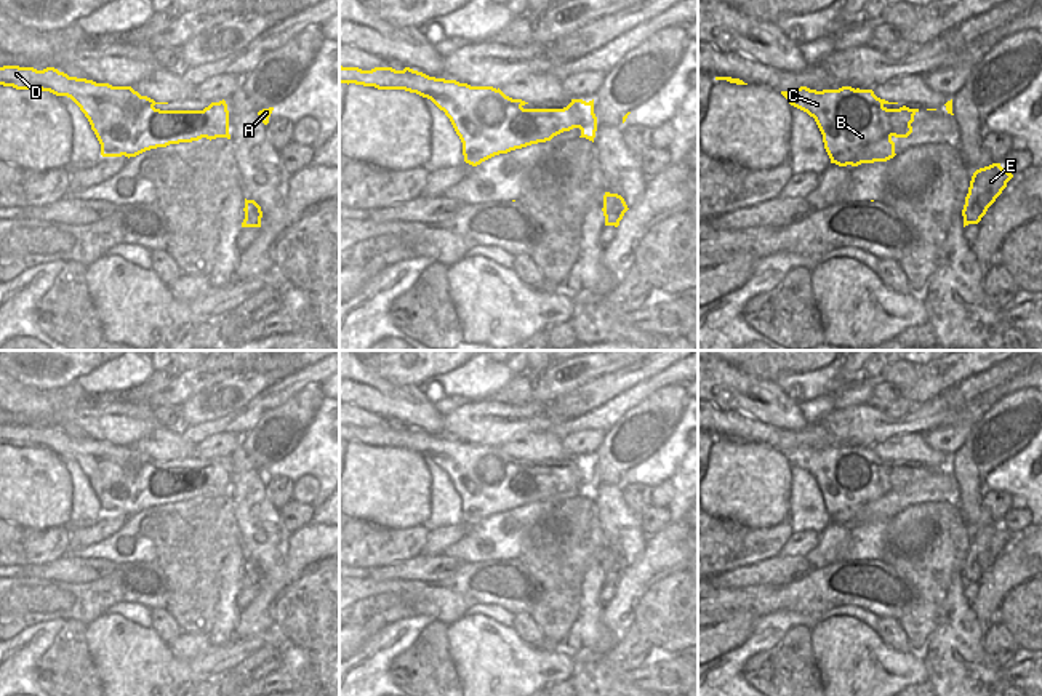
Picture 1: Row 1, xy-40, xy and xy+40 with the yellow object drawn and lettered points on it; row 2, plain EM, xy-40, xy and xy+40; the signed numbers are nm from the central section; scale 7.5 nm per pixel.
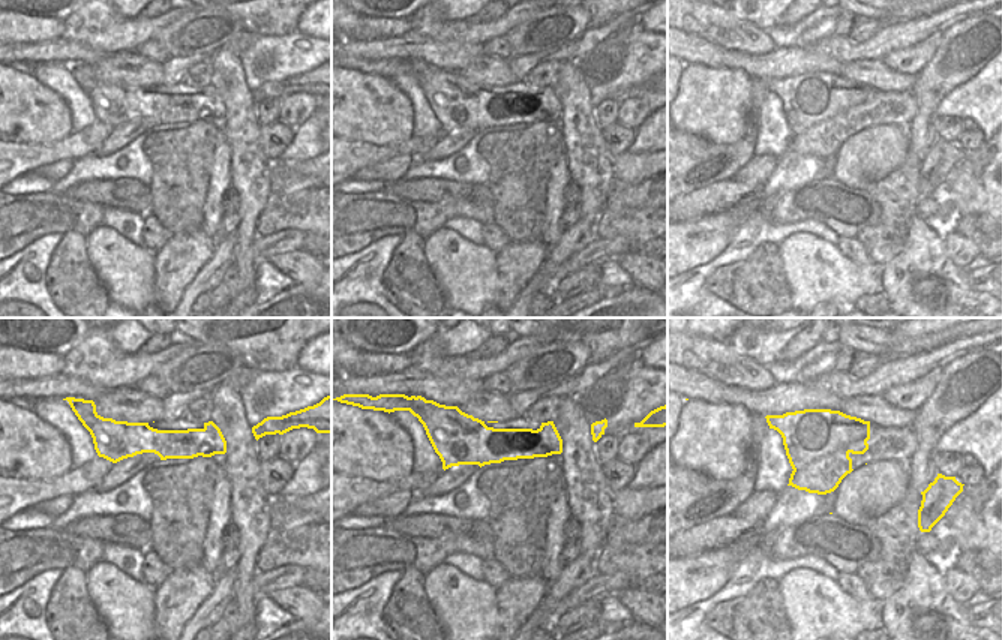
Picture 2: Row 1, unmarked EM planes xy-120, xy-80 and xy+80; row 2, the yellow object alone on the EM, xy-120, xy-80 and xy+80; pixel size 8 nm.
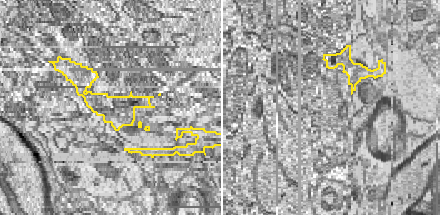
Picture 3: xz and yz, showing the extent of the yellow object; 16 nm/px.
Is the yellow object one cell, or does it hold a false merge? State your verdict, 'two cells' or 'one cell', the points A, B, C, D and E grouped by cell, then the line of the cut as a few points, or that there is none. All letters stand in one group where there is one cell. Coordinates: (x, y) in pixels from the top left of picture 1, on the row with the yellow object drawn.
two cells | A B C D / E | xy+40 (909, 124), (903, 130), (893, 130), (866, 144), (849, 164)

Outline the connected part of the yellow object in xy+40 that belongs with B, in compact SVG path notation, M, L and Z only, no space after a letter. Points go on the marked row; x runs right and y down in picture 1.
M800 86L797 90L781 91L781 94L791 106L815 118L823 134L824 149L831 158L831 163L839 166L850 165L863 147L884 139L893 131L904 131L914 122L914 115L919 112L919 109L909 109L906 106L900 109L887 109L887 104L898 102L880 99L872 90L855 90L852 86L823 91Z

